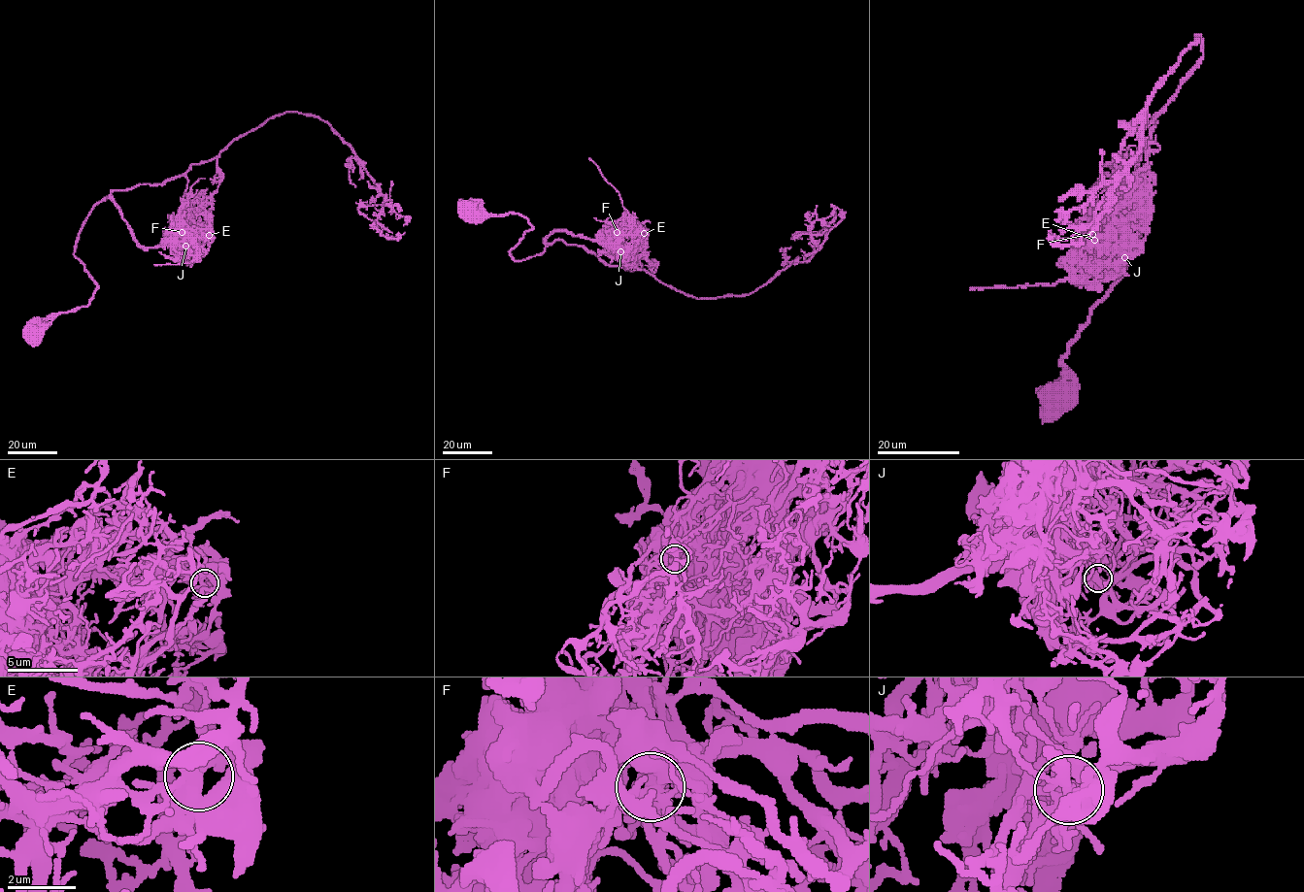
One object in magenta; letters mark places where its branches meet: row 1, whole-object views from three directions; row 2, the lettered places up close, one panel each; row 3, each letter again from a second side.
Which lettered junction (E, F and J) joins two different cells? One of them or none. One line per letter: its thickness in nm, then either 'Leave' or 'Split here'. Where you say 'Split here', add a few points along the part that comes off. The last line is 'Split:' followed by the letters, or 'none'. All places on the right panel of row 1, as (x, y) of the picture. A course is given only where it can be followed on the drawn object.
E: Thickness 420 nm. Leave
F: Thickness 420 nm. Split here. Course of the part to remove: (1092, 234), (1086, 258), (1072, 275), (1052, 285), (971, 288)
J: Thickness 420 nm. Leave
Split: F

